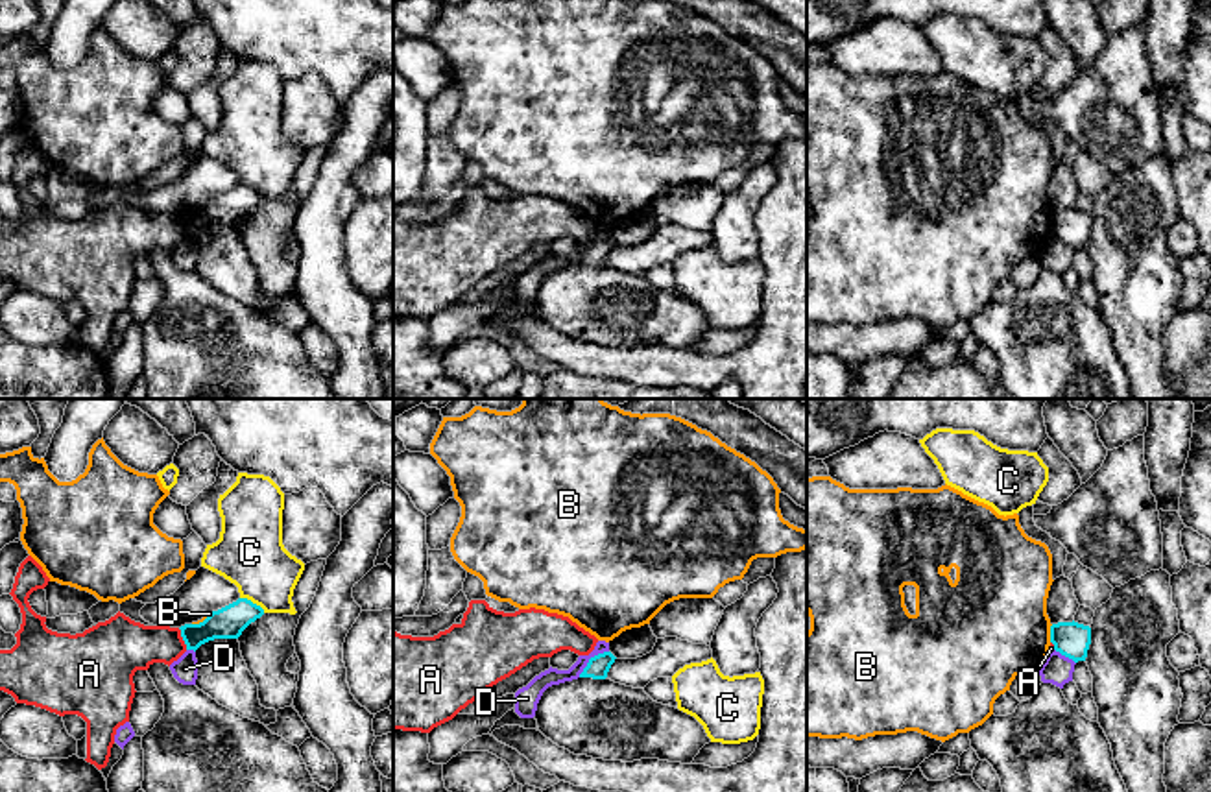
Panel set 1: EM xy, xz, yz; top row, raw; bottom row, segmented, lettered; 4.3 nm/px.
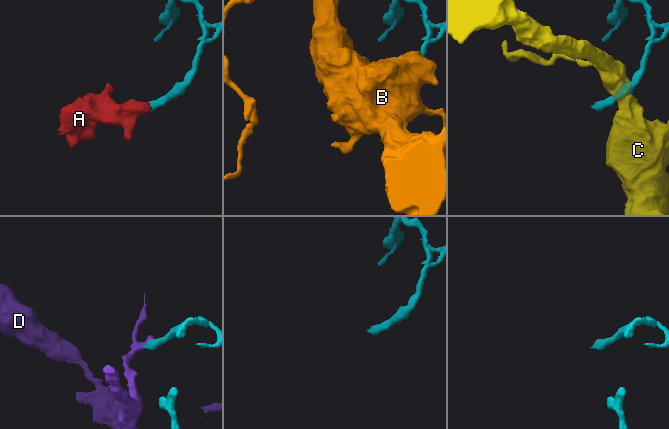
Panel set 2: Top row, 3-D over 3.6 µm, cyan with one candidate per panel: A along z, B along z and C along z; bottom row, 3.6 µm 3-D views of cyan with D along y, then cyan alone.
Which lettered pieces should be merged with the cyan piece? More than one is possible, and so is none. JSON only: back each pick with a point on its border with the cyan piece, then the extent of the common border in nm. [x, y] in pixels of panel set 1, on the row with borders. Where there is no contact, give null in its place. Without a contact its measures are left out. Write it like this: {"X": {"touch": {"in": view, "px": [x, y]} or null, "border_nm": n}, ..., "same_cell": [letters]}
{"same_cell": []}

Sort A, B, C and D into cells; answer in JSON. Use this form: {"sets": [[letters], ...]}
{"sets": [["A"], ["B"], ["C"], ["D"]]}

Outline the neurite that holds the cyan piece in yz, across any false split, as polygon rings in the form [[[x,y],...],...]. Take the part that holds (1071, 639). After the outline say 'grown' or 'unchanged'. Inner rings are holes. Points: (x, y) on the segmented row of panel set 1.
[[[1058,622],[1050,626],[1050,642],[1061,655],[1074,663],[1085,661],[1091,644],[1091,628],[1078,622]]]; unchanged

